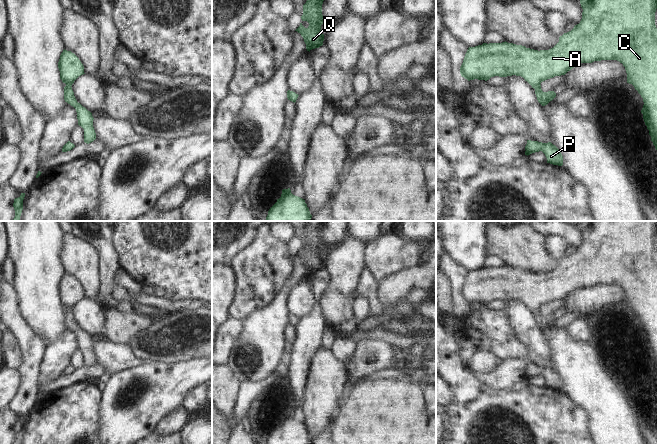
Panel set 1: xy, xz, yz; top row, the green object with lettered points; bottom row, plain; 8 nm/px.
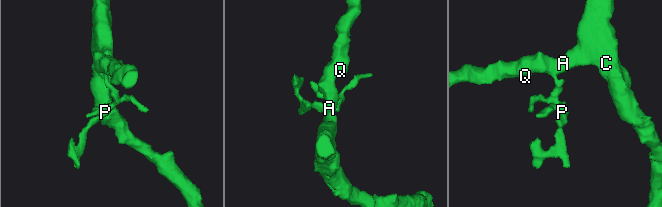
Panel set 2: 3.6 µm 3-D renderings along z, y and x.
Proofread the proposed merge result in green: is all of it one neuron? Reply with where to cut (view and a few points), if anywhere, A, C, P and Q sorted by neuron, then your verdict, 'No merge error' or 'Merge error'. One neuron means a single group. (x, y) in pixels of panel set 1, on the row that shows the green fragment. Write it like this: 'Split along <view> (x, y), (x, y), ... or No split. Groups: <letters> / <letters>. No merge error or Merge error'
No split. Groups: A C P Q. No merge error

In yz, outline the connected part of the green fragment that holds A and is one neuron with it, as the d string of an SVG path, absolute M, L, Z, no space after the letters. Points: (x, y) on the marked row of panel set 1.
M580 0L580 4L583 9L580 23L575 25L571 31L560 36L559 42L553 48L538 51L506 41L469 47L460 67L461 76L468 81L474 79L487 81L494 76L521 76L535 89L538 102L545 106L556 97L556 93L554 91L543 92L540 85L543 81L565 75L580 63L617 60L625 67L627 83L632 84L643 98L644 105L641 113L649 130L651 141L657 150L657 28L655 25L657 0Z

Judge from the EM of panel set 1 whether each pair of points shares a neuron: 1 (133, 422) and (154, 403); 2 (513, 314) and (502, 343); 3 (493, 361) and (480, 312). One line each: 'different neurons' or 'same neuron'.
1: same neuron
2: different neurons
3: different neurons

